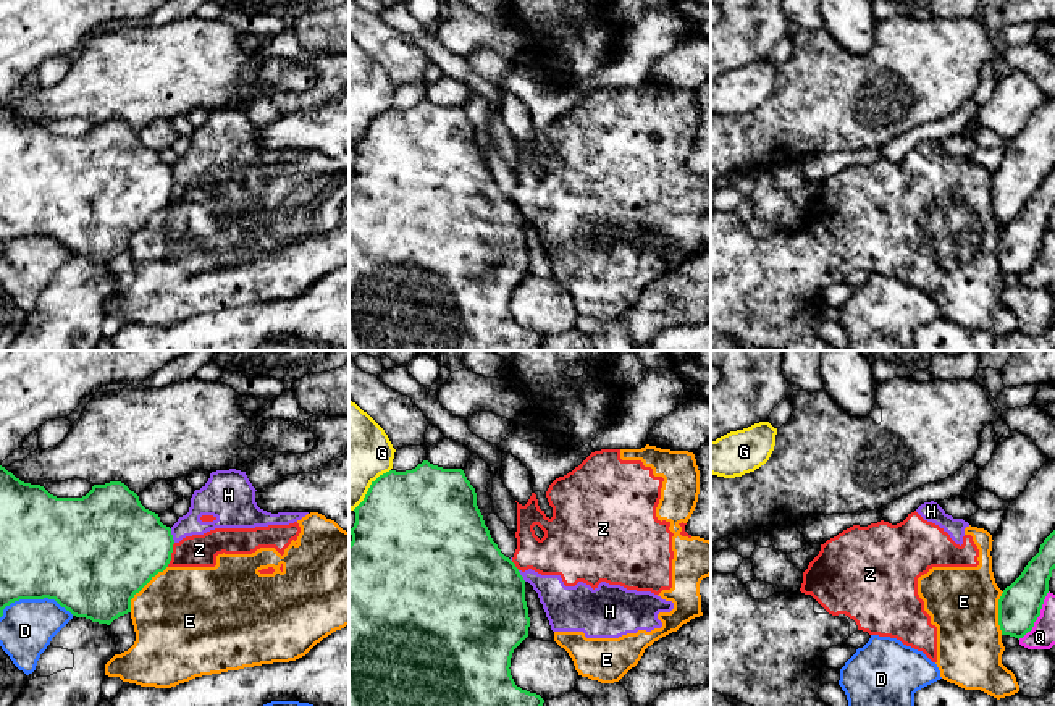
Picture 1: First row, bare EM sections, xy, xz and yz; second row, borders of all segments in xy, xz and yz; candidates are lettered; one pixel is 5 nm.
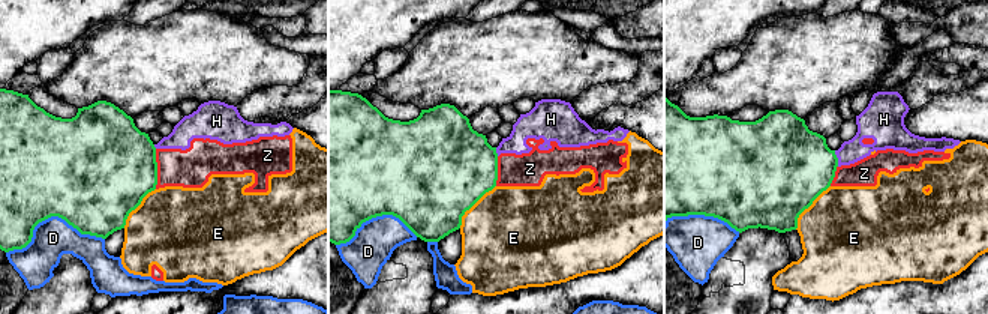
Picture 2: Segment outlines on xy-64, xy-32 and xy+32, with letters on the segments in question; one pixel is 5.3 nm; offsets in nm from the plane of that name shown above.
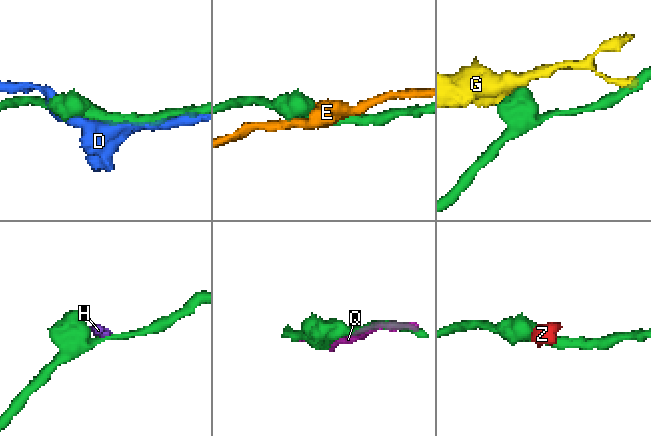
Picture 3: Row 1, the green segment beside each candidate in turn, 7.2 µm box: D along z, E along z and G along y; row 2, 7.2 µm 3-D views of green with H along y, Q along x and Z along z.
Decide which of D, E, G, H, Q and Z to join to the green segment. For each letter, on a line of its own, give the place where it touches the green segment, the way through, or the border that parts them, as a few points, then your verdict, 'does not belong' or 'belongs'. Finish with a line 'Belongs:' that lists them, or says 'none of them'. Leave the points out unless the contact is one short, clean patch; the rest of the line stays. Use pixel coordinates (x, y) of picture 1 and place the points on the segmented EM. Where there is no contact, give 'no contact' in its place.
D: meets green in xy at (34, 598); does not belong
E: meets green in xy at (142, 587); does not belong
G: meets green in xz at (369, 488); does not belong
H: meets green in xy at (172, 535); border along xy (170, 529), (175, 542); does not belong
Q: meets green in yz at (1038, 616); does not belong
Z: meets green in xy at (170, 554); does not belong
Belongs: none of them

